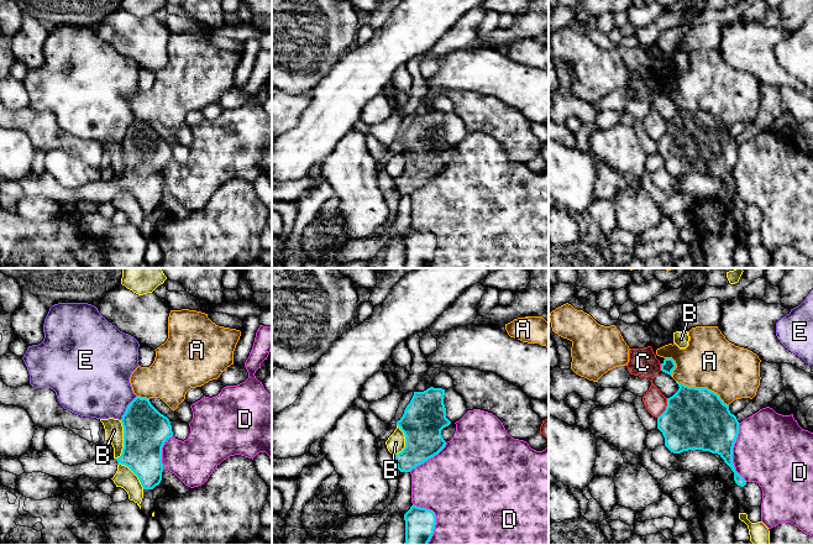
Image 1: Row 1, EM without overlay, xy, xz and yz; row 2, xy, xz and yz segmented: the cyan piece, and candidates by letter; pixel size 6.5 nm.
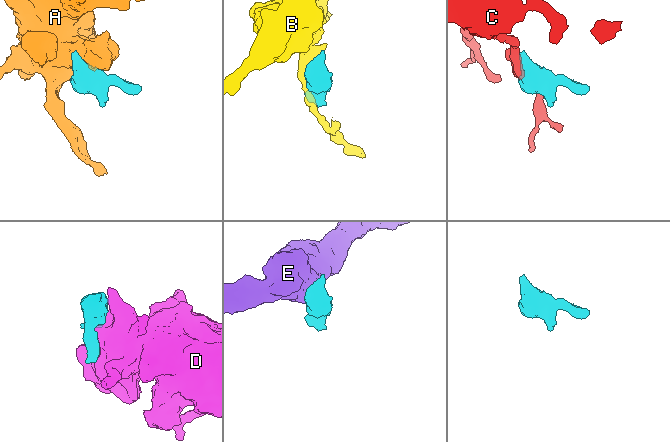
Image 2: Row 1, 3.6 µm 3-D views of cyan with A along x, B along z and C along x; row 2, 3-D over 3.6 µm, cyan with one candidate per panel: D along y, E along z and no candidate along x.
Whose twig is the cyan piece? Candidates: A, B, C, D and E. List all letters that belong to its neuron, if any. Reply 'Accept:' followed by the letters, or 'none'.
Accept: none

